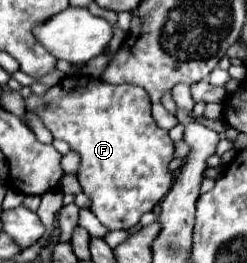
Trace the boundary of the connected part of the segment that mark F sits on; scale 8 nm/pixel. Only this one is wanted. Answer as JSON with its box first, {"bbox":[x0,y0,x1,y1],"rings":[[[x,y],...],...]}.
{"bbox":[25,74,175,230],"rings":[[[75,74],[49,88],[45,96],[33,94],[25,106],[41,116],[53,138],[65,140],[81,156],[79,184],[107,230],[137,226],[141,216],[151,212],[173,186],[169,162],[175,158],[175,144],[167,130],[155,124],[151,100],[143,88],[133,84],[109,86],[97,78]]]}

